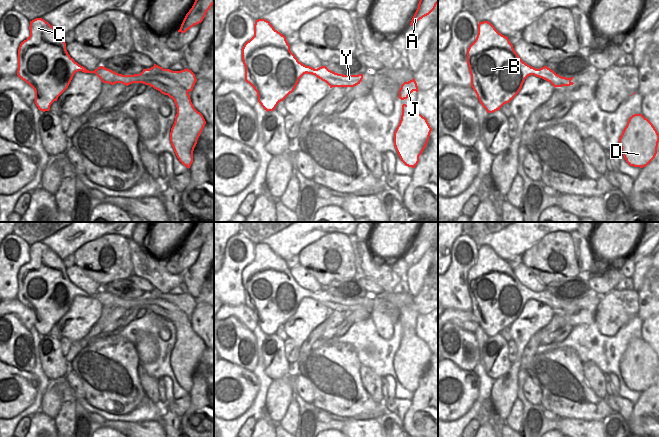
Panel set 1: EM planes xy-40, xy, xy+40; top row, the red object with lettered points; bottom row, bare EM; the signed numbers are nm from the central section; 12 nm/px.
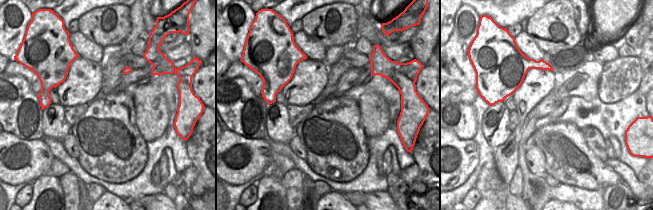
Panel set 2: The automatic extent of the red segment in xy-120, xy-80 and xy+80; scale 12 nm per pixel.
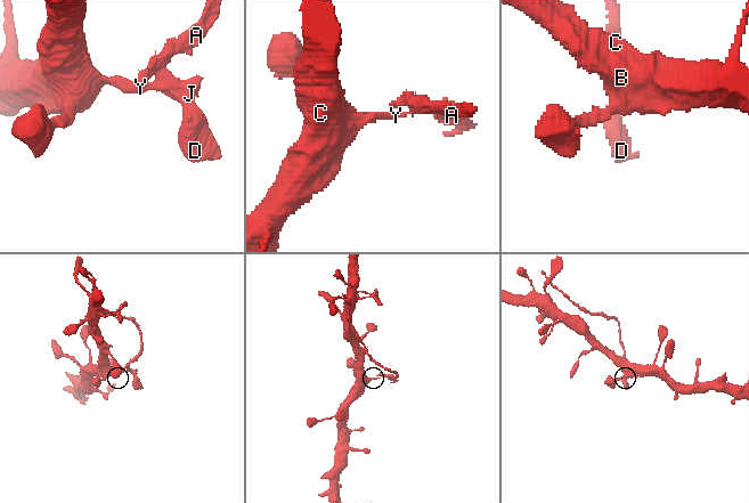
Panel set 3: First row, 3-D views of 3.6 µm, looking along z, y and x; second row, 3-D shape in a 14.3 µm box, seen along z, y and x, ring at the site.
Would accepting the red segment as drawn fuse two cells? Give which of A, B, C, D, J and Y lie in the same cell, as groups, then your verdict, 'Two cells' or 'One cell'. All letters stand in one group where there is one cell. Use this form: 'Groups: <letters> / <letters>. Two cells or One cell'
Groups: A D J Y / B C. Two cells.

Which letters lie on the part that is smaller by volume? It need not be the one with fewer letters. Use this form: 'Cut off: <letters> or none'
Cut off: A, D, J, Y

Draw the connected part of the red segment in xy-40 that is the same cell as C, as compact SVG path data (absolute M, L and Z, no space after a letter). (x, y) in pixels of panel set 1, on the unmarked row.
M42 242L30 245L30 260L18 273L19 302L35 315L35 328L45 336L68 312L78 295L95 297L79 289L66 274L63 260Z

